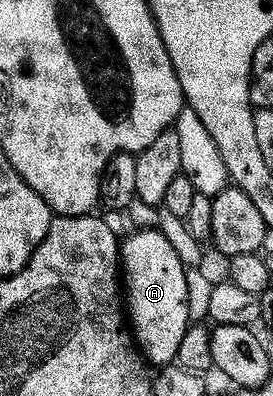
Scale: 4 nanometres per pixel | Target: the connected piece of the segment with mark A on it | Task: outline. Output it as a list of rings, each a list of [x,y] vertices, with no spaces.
[[[138,230],[121,239],[120,278],[124,283],[124,310],[134,344],[151,367],[169,366],[177,359],[180,340],[184,340],[184,332],[192,325],[186,271],[177,248],[158,230]]]

